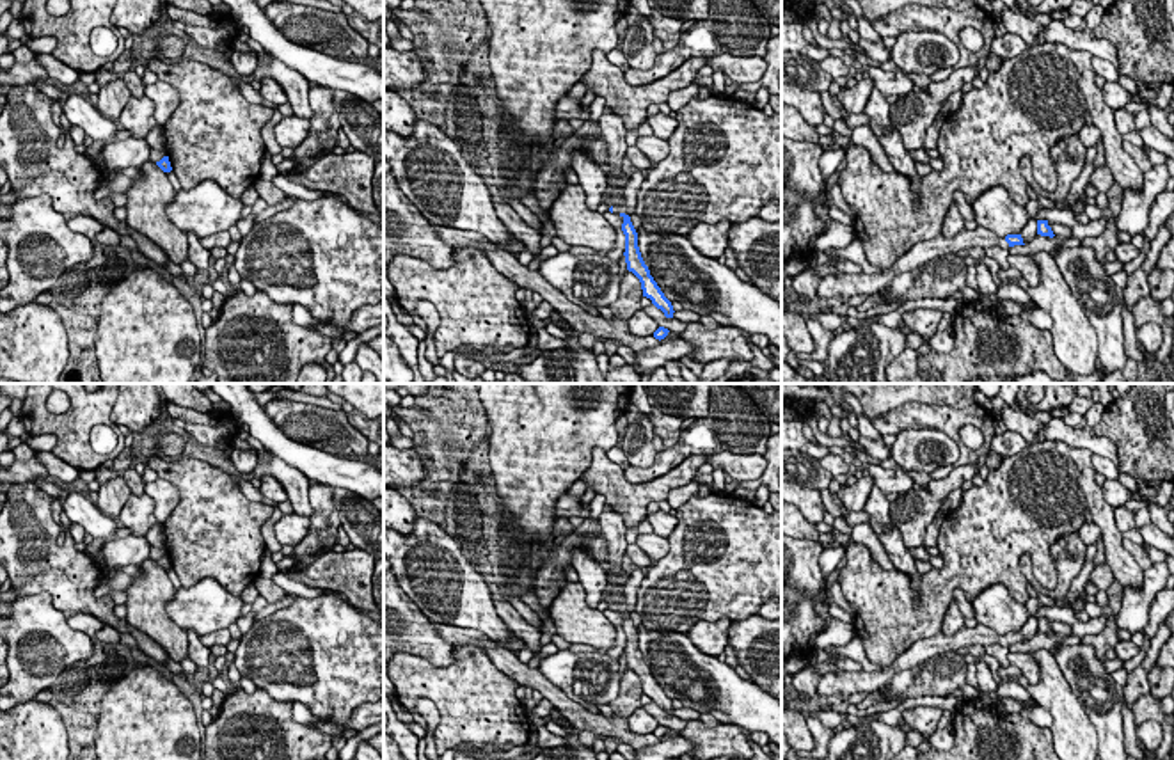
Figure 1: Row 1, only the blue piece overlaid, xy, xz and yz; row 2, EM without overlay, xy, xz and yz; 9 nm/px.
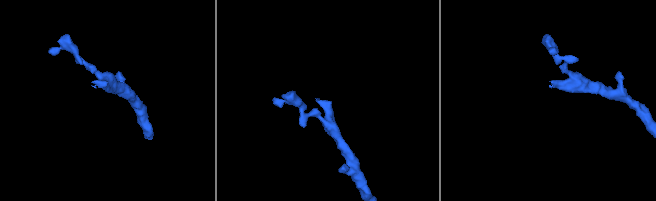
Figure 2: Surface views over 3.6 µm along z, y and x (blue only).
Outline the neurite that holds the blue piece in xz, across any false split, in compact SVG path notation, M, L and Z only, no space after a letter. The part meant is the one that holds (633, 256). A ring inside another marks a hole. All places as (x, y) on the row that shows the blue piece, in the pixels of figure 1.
M623 201L620 206L611 206L611 213L620 215L623 218L622 231L625 234L625 263L627 270L632 272L643 289L643 297L650 298L652 304L664 313L666 318L673 318L673 305L671 302L664 297L654 277L650 275L648 266L645 265L639 247L638 247L638 233L631 222L631 217L625 213L627 211L627 201Z

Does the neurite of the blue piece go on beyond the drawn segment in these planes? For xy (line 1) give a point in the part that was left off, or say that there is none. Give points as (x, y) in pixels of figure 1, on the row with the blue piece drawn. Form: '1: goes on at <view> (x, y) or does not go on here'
1: does not go on here

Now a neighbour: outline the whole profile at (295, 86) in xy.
M270 57L270 62L259 62L254 69L254 80L274 78L282 89L297 117L311 119L309 80L298 71L284 66L279 59Z

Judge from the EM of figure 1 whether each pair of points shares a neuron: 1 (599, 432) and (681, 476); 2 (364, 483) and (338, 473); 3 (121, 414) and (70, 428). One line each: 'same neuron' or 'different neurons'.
1: different neurons
2: same neuron
3: different neurons

